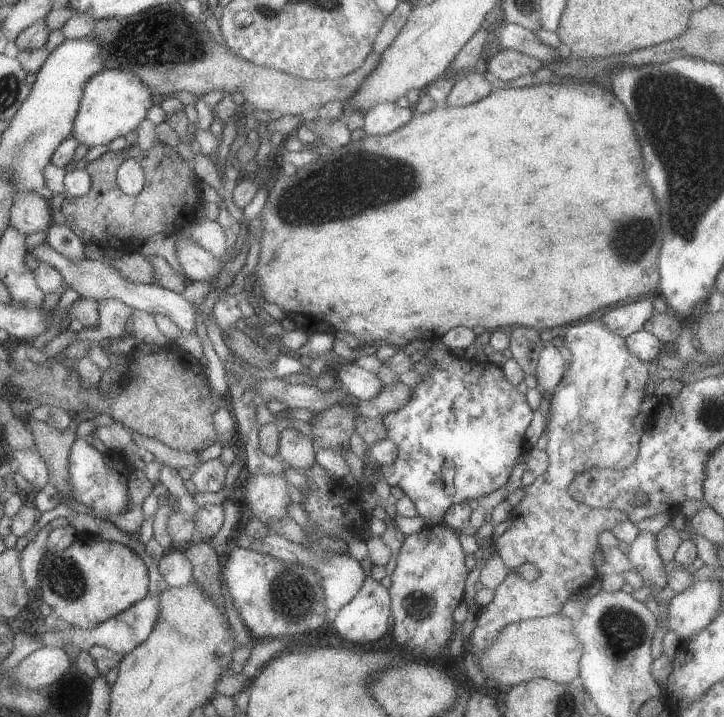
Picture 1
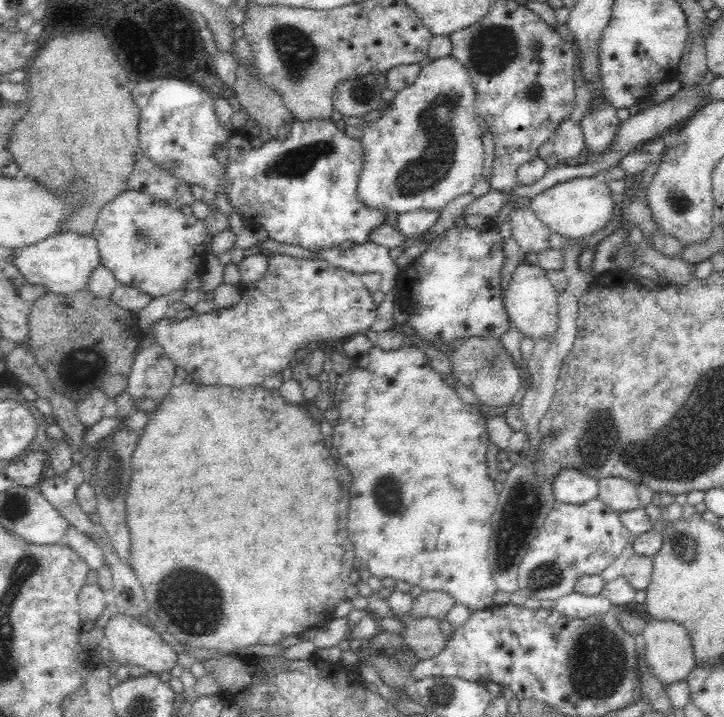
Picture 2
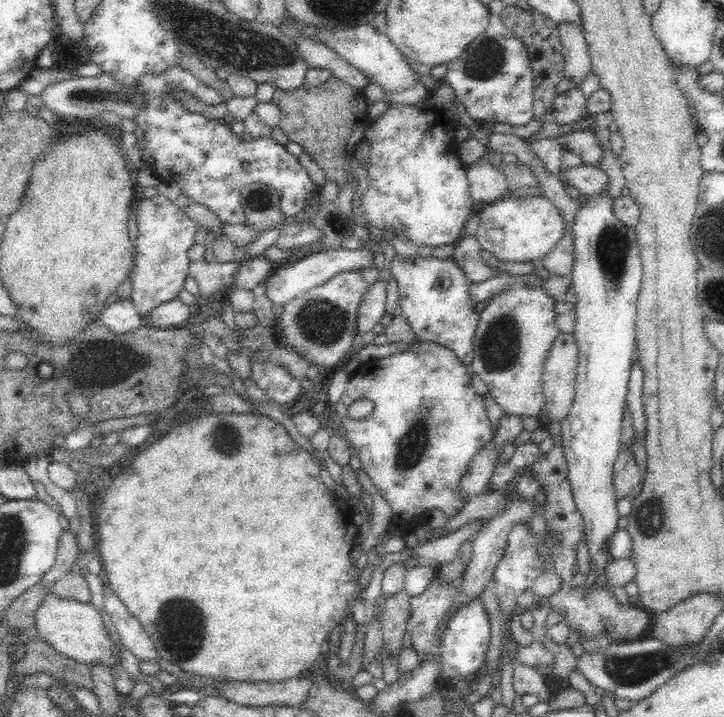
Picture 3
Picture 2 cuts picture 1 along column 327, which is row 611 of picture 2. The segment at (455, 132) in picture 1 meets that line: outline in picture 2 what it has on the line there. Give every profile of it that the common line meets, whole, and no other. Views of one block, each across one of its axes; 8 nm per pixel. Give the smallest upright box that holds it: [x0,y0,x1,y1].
[125,381,354,654]

